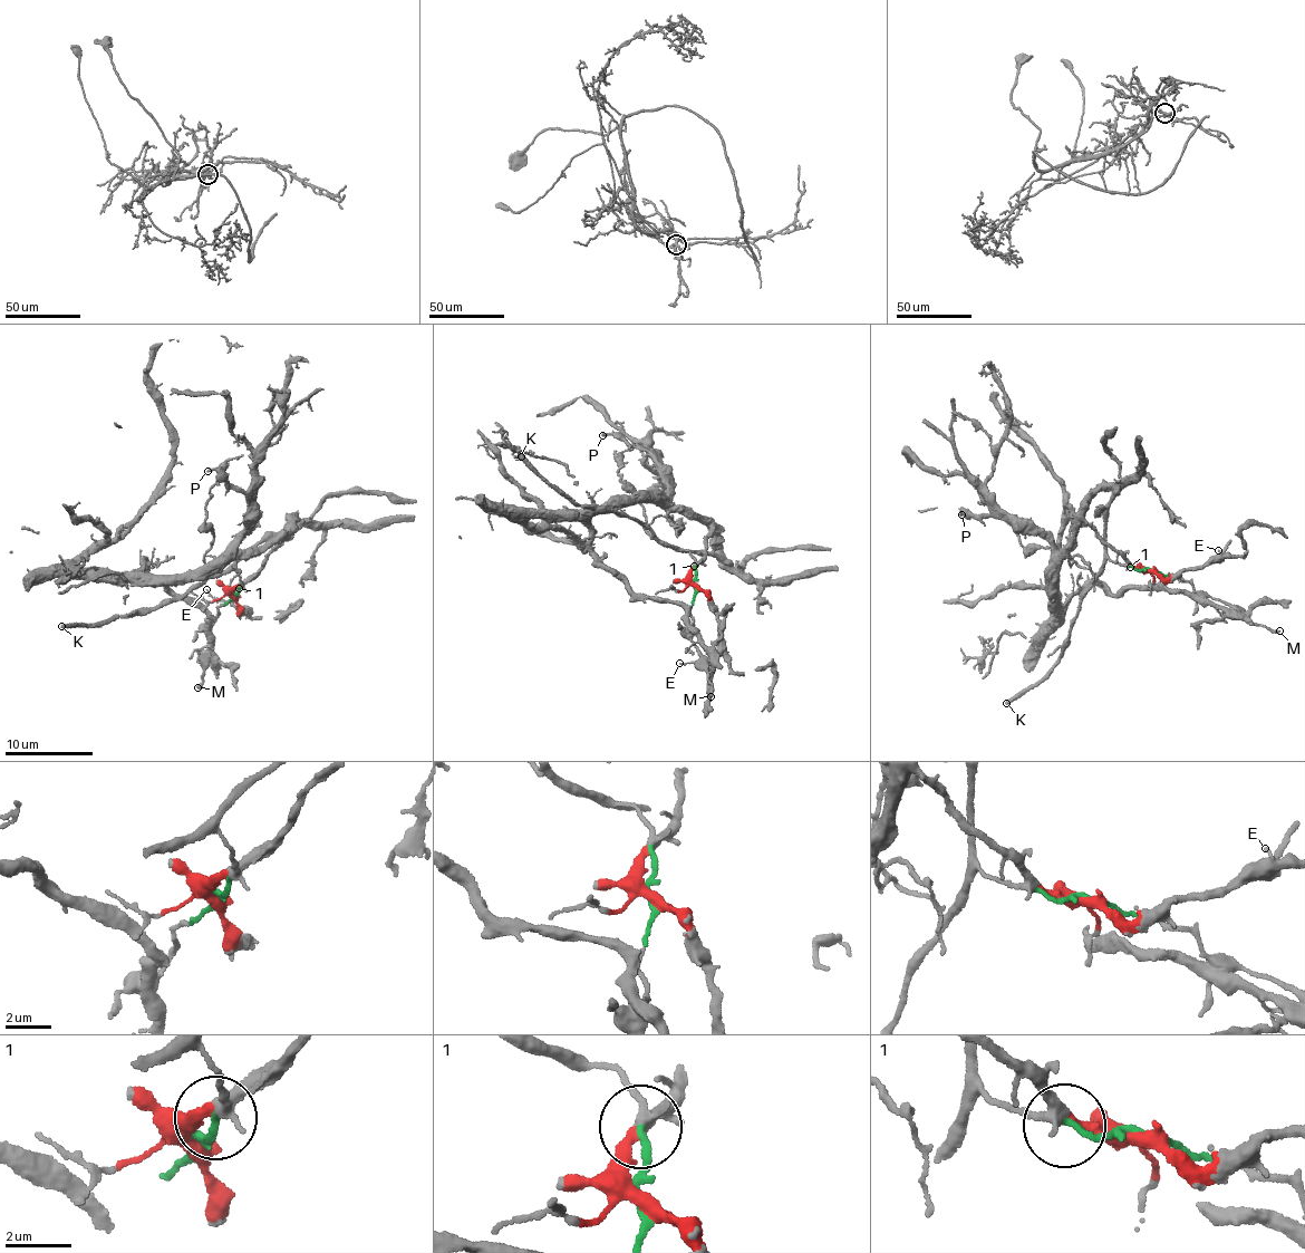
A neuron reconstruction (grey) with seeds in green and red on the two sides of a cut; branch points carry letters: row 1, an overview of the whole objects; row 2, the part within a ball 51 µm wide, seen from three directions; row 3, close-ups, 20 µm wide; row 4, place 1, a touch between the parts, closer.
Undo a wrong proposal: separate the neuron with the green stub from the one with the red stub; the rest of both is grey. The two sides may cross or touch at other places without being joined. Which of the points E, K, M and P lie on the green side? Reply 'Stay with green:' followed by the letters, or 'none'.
Stay with green: K, M

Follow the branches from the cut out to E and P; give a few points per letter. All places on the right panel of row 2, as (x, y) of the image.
E: (1151, 569), (1165, 577), (1178, 577), (1187, 569), (1215, 562), (1221, 557), (1218, 550)
P: (1151, 569), (1128, 565), (1084, 523), (1059, 550), (1040, 537), (997, 519), (977, 520), (962, 510), (960, 516)

